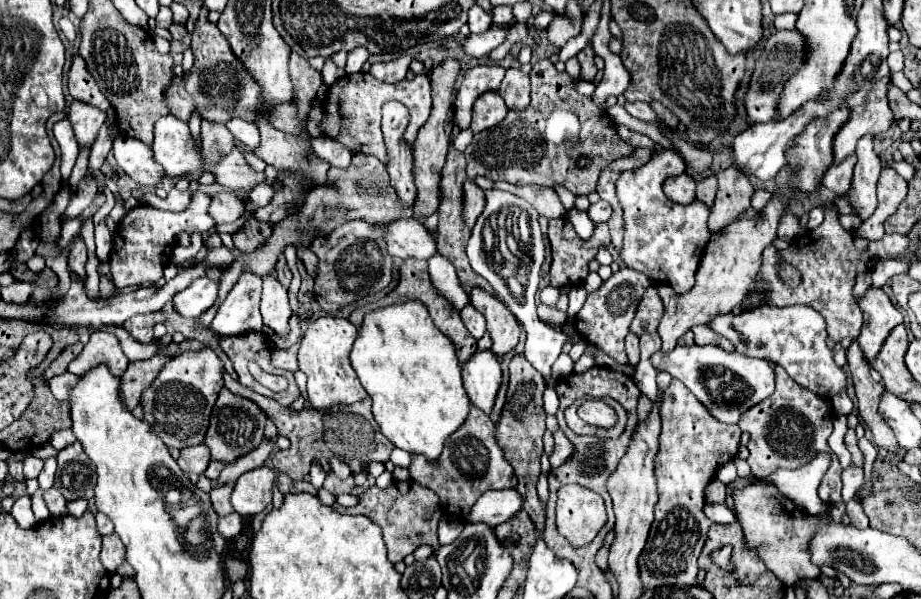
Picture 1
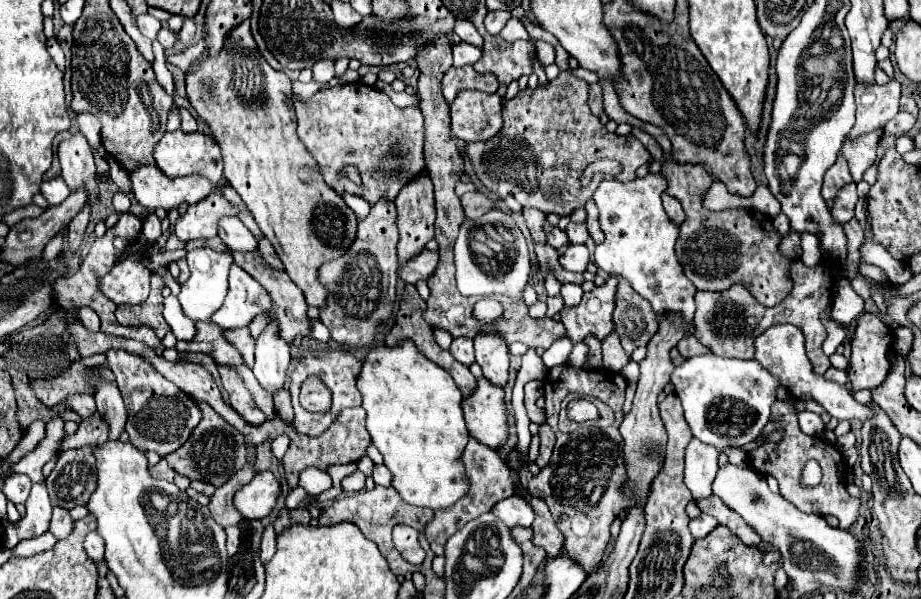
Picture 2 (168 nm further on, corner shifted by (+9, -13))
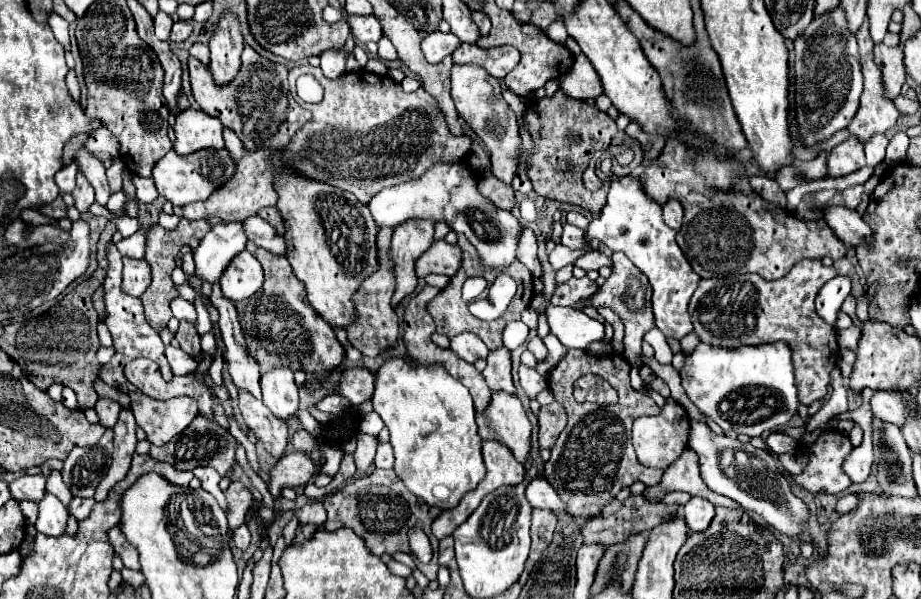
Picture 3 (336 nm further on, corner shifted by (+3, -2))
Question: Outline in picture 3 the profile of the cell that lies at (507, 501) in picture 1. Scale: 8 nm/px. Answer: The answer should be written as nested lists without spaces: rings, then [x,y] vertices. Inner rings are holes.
[[[534,477],[534,481],[530,481],[530,485],[526,487],[526,497],[532,503],[532,507],[548,509],[554,513],[558,513],[558,511],[566,513],[566,505],[558,497],[556,489],[544,477]]]

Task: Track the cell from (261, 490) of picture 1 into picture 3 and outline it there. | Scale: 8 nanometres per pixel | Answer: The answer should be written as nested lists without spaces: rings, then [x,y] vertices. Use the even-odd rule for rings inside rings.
[[[294,451],[284,455],[282,459],[278,459],[278,463],[274,465],[272,473],[270,473],[270,493],[274,497],[282,495],[282,487],[284,485],[306,485],[314,473],[320,471],[320,461],[314,461],[310,455]]]

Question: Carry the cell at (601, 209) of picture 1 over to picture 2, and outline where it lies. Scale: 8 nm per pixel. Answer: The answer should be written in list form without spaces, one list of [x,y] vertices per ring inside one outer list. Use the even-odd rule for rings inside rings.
[[[570,222],[566,228],[566,234],[572,244],[586,244],[586,240],[590,238],[586,222]]]

